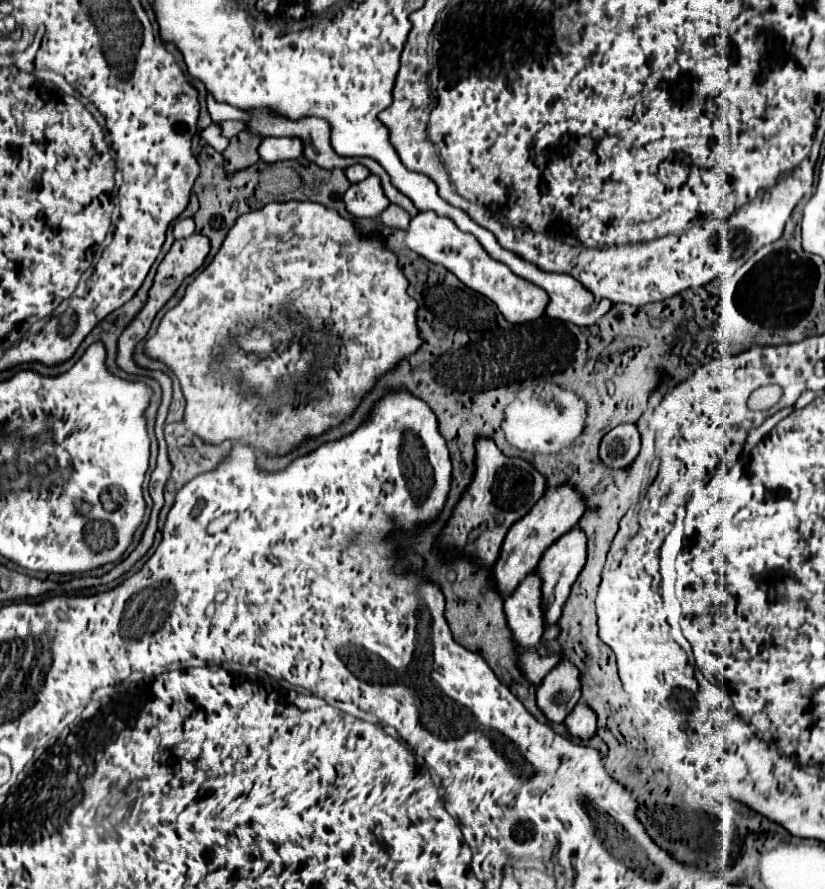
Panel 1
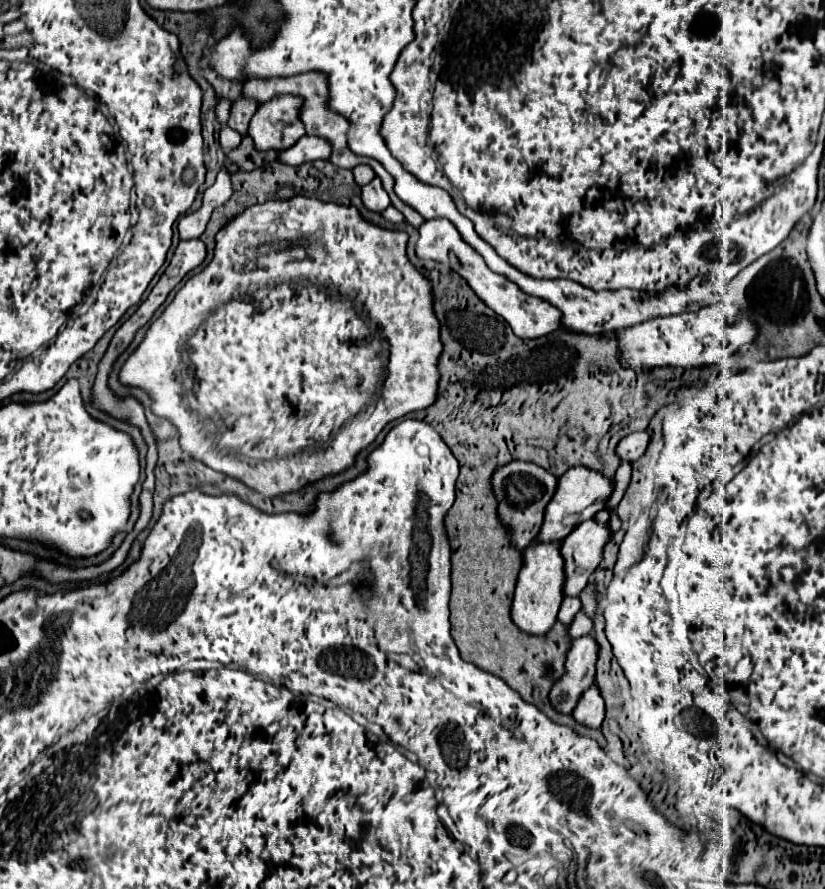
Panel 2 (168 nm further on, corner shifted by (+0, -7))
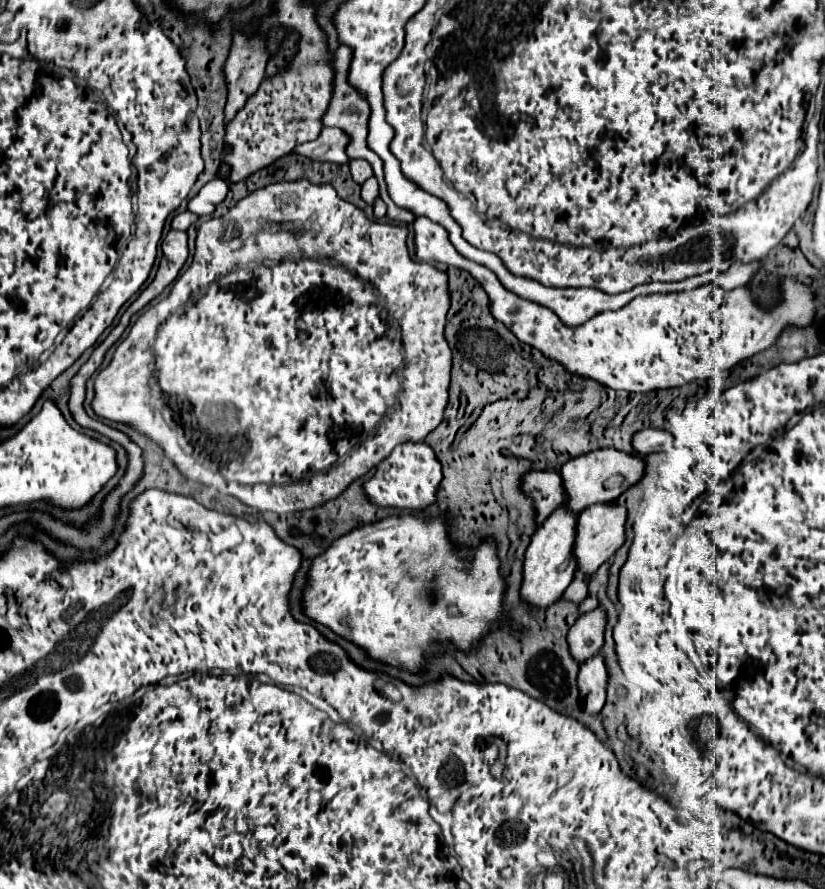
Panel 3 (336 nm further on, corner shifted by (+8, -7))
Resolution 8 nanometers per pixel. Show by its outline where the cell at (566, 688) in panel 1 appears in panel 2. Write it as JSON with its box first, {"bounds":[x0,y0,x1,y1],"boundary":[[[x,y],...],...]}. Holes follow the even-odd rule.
{"bounds":[548,636,598,714],"boundary":[[[592,636],[572,640],[566,656],[566,672],[558,682],[554,682],[548,694],[548,700],[556,712],[570,714],[576,708],[580,696],[590,688],[590,684],[594,684],[596,654],[598,644],[594,644]]]}

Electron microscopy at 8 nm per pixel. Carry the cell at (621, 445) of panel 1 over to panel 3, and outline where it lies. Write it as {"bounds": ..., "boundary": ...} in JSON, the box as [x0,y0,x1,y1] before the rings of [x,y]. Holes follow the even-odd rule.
{"bounds":[632,428,674,454],"boundary":[[[646,428],[640,430],[634,440],[632,446],[638,454],[654,454],[654,452],[664,452],[672,446],[674,436],[668,430],[656,430],[656,428]]]}

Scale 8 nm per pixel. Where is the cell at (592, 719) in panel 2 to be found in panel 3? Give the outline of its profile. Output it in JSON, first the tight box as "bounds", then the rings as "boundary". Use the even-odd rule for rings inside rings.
{"bounds":[578,652,608,714],"boundary":[[[602,652],[588,658],[580,666],[578,686],[582,688],[582,708],[590,714],[598,714],[604,706],[608,686],[608,666],[604,662]]]}

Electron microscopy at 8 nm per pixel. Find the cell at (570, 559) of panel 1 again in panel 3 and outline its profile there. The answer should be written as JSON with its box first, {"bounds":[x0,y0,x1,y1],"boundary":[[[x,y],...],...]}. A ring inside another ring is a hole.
{"bounds":[574,504,626,574],"boundary":[[[592,504],[578,514],[578,540],[574,542],[574,554],[578,568],[586,574],[594,574],[616,550],[626,542],[626,508],[620,504]]]}

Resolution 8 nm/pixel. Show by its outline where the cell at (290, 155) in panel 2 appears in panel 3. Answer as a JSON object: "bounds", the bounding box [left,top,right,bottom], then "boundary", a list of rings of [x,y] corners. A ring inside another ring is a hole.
{"bounds":[294,128,350,164],"boundary":[[[324,128],[322,134],[312,140],[300,144],[294,152],[308,156],[310,160],[318,162],[334,162],[334,164],[346,164],[346,146],[350,144],[350,136],[342,132],[340,128]]]}

